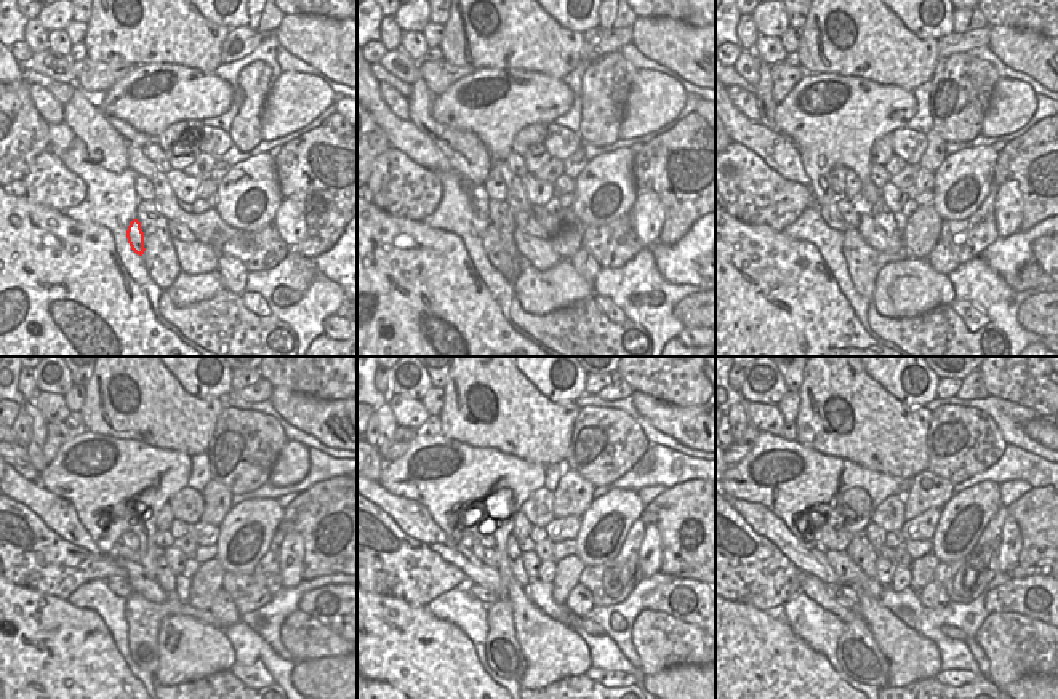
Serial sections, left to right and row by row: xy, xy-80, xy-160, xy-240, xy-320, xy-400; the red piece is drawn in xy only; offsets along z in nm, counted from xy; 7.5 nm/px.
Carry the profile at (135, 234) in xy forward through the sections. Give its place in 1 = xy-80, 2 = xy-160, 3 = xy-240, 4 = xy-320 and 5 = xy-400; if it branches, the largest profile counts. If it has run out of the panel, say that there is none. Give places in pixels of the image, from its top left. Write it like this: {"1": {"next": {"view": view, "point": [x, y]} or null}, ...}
{"1": {"next": {"view": "xy-80", "point": [500, 259]}}, "2": {"next": {"view": "xy-160", "point": [863, 261]}}, "3": {"next": {"view": "xy-240", "point": [143, 616]}}, "4": {"next": {"view": "xy-320", "point": [503, 653]}}, "5": {"next": {"view": "xy-400", "point": [858, 655]}}}

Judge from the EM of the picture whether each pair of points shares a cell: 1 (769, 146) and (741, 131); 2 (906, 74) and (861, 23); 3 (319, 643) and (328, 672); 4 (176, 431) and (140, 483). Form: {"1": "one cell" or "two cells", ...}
{"1": "one cell", "2": "one cell", "3": "two cells", "4": "two cells"}

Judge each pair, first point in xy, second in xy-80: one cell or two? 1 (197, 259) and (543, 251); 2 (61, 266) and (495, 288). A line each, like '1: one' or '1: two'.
1: one
2: two

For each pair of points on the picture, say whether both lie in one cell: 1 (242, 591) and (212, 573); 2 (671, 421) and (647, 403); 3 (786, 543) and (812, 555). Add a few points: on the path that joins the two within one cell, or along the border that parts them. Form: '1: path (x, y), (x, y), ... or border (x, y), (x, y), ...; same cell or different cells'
1: border (226, 573), (221, 587); different cells
2: path (665, 416), (653, 410); same cell
3: path (793, 549), (799, 555), (805, 555); same cell

